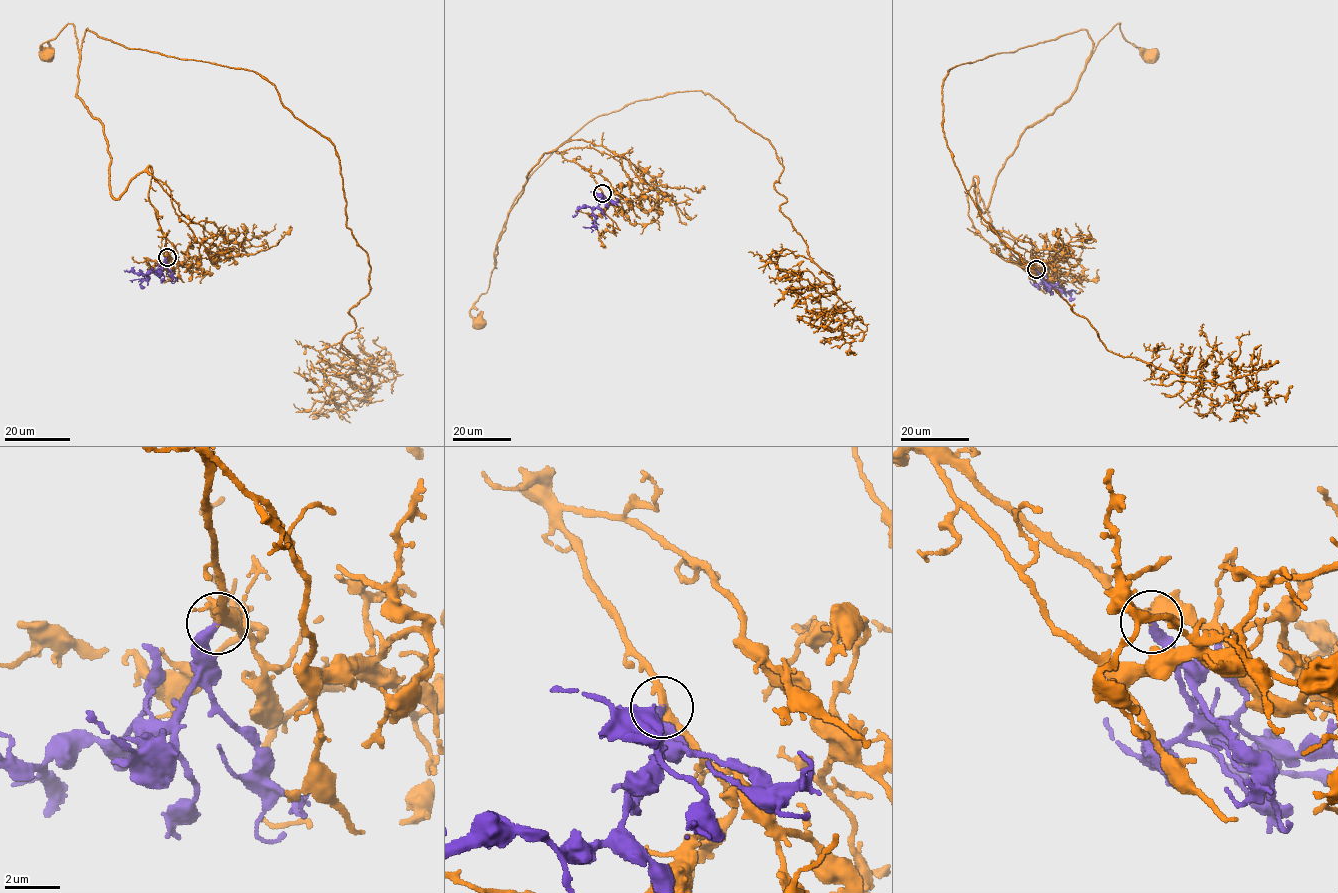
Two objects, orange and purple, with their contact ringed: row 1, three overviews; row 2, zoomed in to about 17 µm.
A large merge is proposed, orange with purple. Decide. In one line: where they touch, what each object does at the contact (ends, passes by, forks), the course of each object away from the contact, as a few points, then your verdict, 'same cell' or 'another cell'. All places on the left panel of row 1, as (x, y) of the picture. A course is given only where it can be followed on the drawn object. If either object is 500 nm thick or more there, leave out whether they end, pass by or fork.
place (167, 257); orange forks; purple ends; course orange (167, 257), (148, 195), (151, 168), (112, 195), (102, 124), (76, 93), (72, 24), (40, 45), (44, 54); course purple (167, 257), (161, 269), (146, 274), (146, 279), (129, 280); same cell

